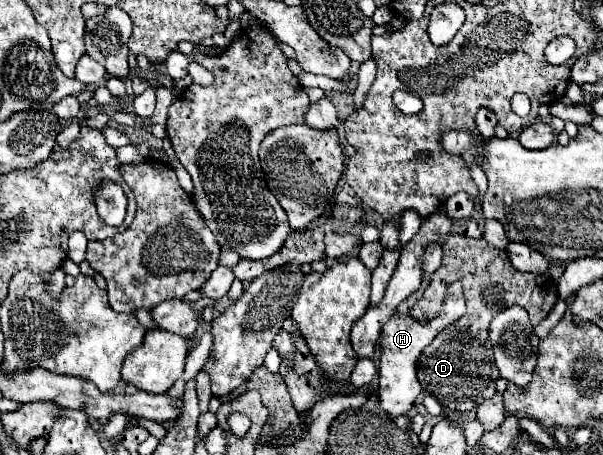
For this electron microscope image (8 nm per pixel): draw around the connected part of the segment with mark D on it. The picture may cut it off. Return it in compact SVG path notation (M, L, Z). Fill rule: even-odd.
M451 235L443 243L443 263L455 267L465 291L466 312L461 321L439 331L435 339L423 349L417 363L417 379L425 393L433 395L447 411L469 411L495 395L495 381L499 379L493 363L491 343L487 339L491 319L505 307L519 305L529 313L533 325L541 323L557 303L557 287L549 275L521 273L513 269L503 249L489 245L483 237L469 239Z

